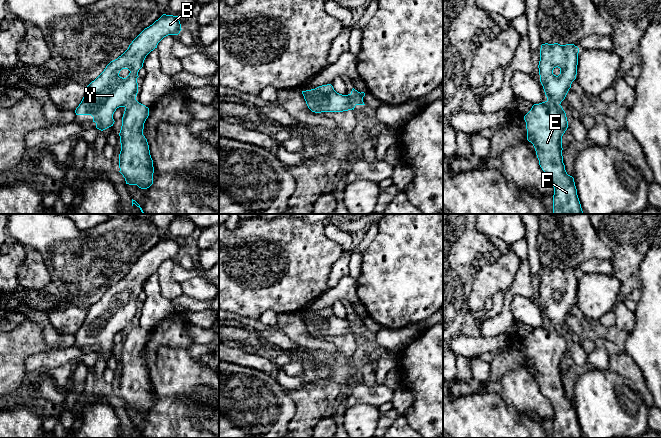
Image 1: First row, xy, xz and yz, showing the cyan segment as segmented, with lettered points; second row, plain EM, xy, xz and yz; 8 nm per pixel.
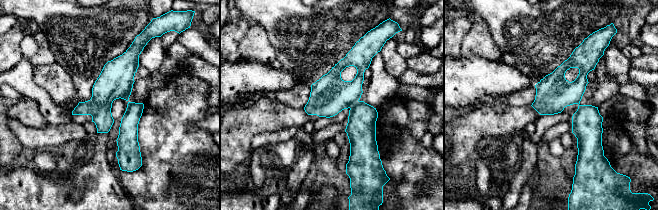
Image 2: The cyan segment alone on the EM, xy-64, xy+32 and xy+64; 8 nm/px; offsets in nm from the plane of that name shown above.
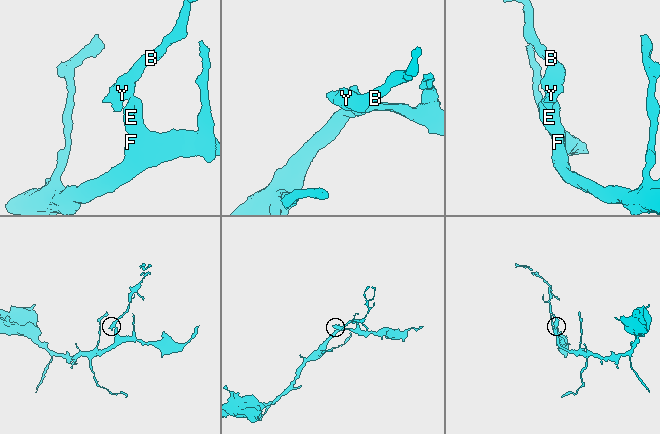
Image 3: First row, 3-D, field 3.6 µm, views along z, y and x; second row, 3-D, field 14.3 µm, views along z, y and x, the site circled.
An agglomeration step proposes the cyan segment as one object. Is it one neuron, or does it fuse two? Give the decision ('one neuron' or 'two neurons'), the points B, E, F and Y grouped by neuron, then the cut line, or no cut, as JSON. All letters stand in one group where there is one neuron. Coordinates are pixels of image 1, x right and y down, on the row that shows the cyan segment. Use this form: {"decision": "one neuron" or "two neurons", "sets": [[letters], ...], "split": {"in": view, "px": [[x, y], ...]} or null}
{"decision": "two neurons", "sets": [["B", "Y"], ["E", "F"]], "split": {"in": "yz", "px": [[547, 99], [559, 104]]}}

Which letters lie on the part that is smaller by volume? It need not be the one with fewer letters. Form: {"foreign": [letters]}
{"foreign": ["B", "Y"]}

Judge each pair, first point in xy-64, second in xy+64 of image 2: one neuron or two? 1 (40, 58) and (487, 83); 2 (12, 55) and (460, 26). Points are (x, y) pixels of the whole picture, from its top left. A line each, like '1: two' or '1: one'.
1: two
2: one

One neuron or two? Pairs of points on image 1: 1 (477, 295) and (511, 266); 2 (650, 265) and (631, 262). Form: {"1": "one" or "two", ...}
{"1": "one", "2": "two"}

